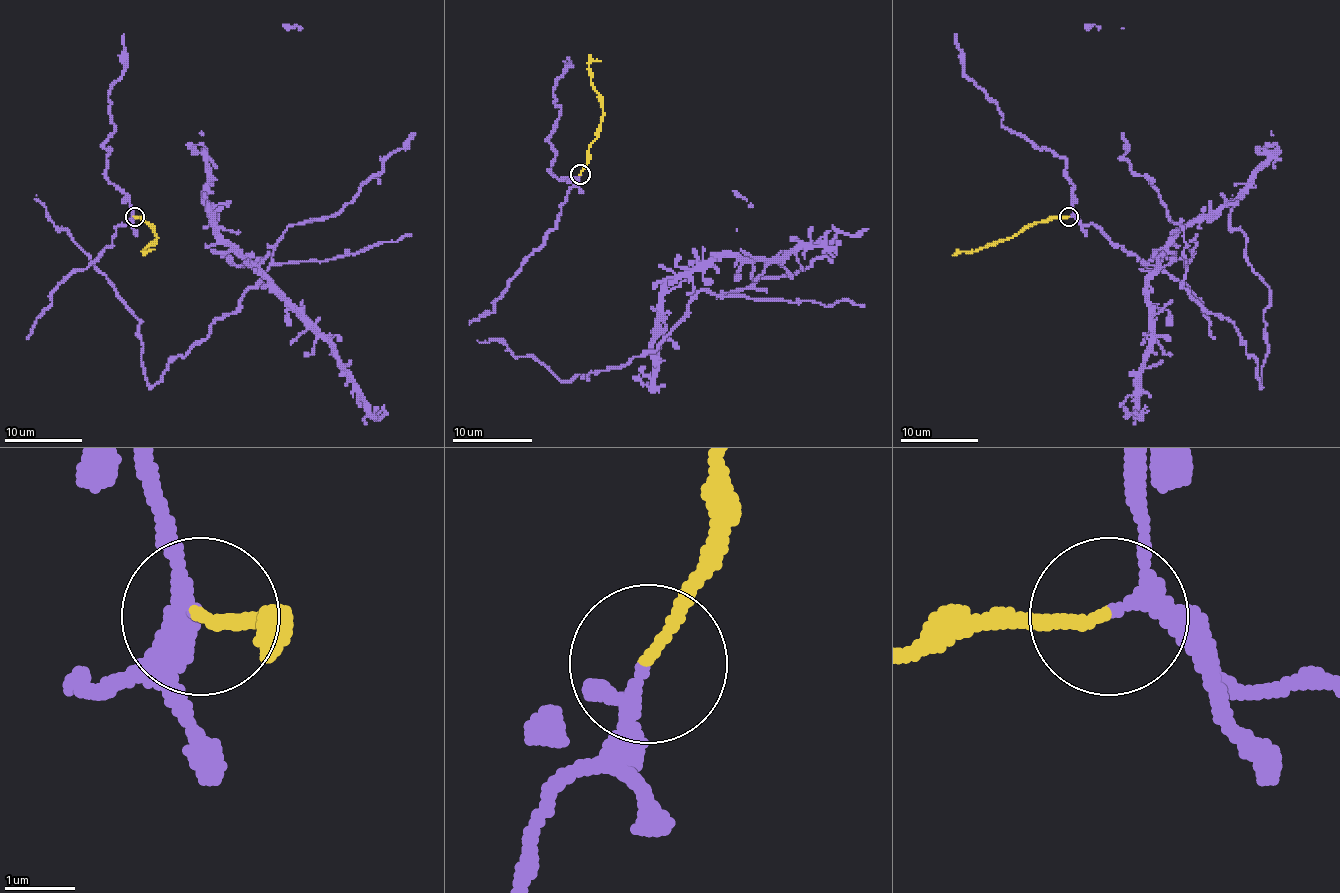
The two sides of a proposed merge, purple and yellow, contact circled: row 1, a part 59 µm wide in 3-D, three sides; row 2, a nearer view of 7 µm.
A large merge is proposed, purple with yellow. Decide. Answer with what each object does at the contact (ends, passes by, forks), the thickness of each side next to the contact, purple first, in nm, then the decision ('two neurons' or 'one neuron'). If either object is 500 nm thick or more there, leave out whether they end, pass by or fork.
purple passes by | yellow ends | 190/140 nm | one neuron

